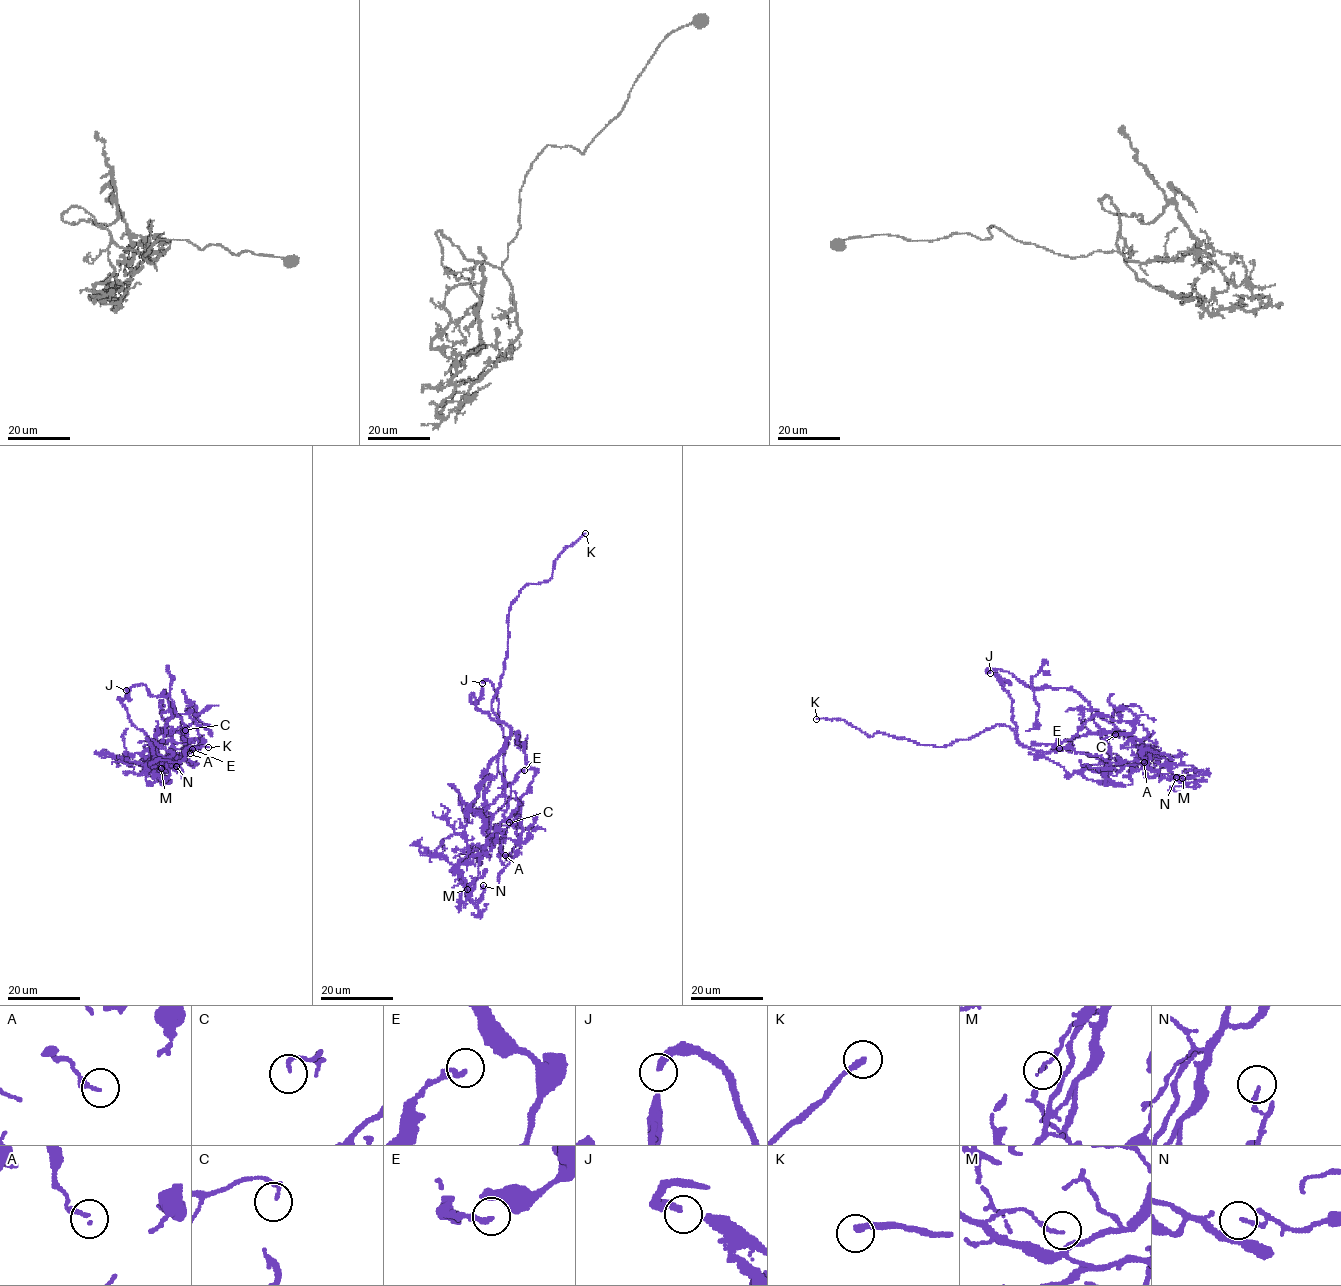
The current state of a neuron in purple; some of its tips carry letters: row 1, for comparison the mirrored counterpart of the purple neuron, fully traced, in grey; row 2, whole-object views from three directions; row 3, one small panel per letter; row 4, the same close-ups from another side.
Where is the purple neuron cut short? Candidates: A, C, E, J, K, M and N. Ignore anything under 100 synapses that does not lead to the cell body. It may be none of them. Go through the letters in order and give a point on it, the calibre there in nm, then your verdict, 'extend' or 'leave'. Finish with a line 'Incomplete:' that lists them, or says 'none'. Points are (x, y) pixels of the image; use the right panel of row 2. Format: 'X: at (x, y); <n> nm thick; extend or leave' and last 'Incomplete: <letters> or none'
A: at (1144, 762); 190 nm thick; leave
C: at (1115, 734); 120 nm thick; leave
E: at (1059, 748); 150 nm thick; leave
J: at (990, 673); 190 nm thick; leave
K: at (816, 719); 240 nm thick; extend
M: at (1182, 778); 130 nm thick; leave
N: at (1176, 777); 140 nm thick; leave
Incomplete: K

